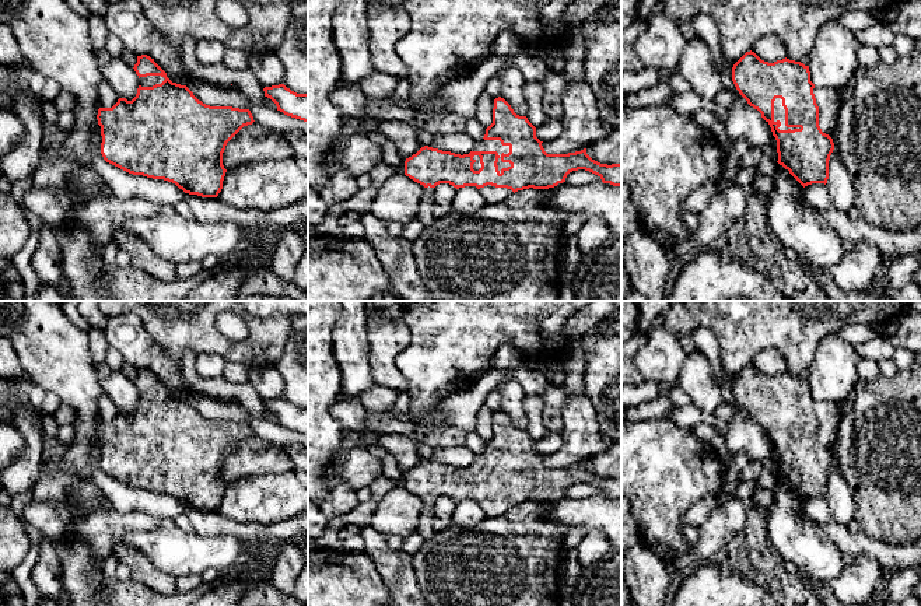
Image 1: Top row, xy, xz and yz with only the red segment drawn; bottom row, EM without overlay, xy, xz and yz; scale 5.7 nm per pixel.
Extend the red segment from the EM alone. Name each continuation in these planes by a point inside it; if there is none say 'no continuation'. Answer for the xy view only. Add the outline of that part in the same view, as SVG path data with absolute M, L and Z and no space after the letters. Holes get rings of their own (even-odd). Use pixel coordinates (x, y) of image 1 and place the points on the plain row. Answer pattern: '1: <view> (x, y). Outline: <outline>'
1: xy (150, 393). Outline: M147 389L147 390L140 390L140 399L141 400L153 400L155 397L161 397L165 392L161 389Z

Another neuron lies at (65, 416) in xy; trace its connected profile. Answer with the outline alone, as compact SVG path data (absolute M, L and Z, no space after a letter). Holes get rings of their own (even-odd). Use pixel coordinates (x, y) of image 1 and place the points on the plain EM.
M60 403L57 410L53 413L53 418L57 424L57 438L63 442L70 445L74 439L74 421L76 421L76 410L66 404Z

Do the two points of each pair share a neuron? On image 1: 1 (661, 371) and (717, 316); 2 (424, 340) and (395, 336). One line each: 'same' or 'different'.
1: different
2: different

